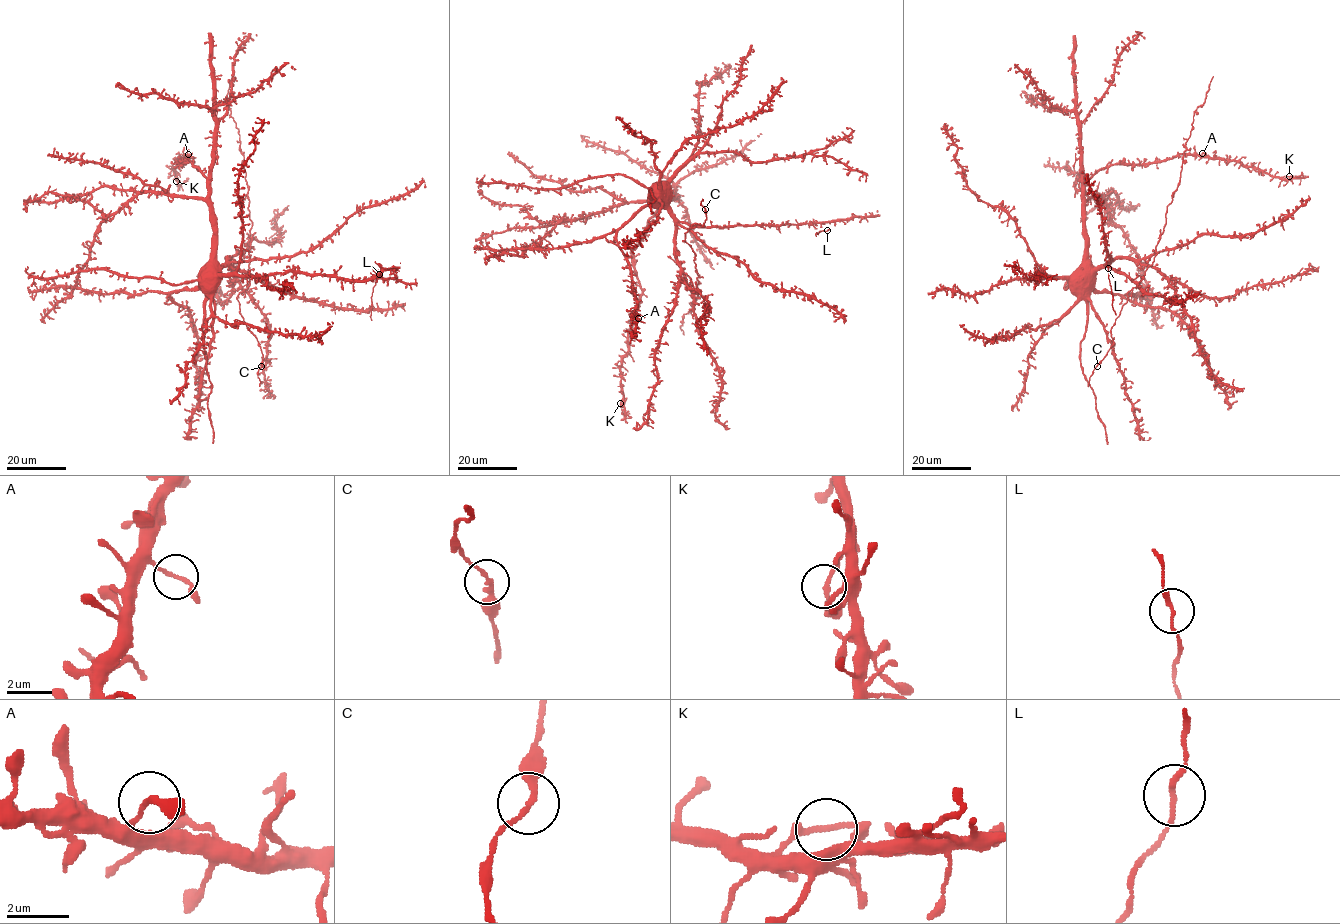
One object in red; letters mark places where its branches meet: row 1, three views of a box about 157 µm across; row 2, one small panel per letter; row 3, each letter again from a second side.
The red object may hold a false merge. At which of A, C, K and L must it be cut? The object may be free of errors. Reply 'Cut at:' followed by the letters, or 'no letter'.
Cut at: no letter

